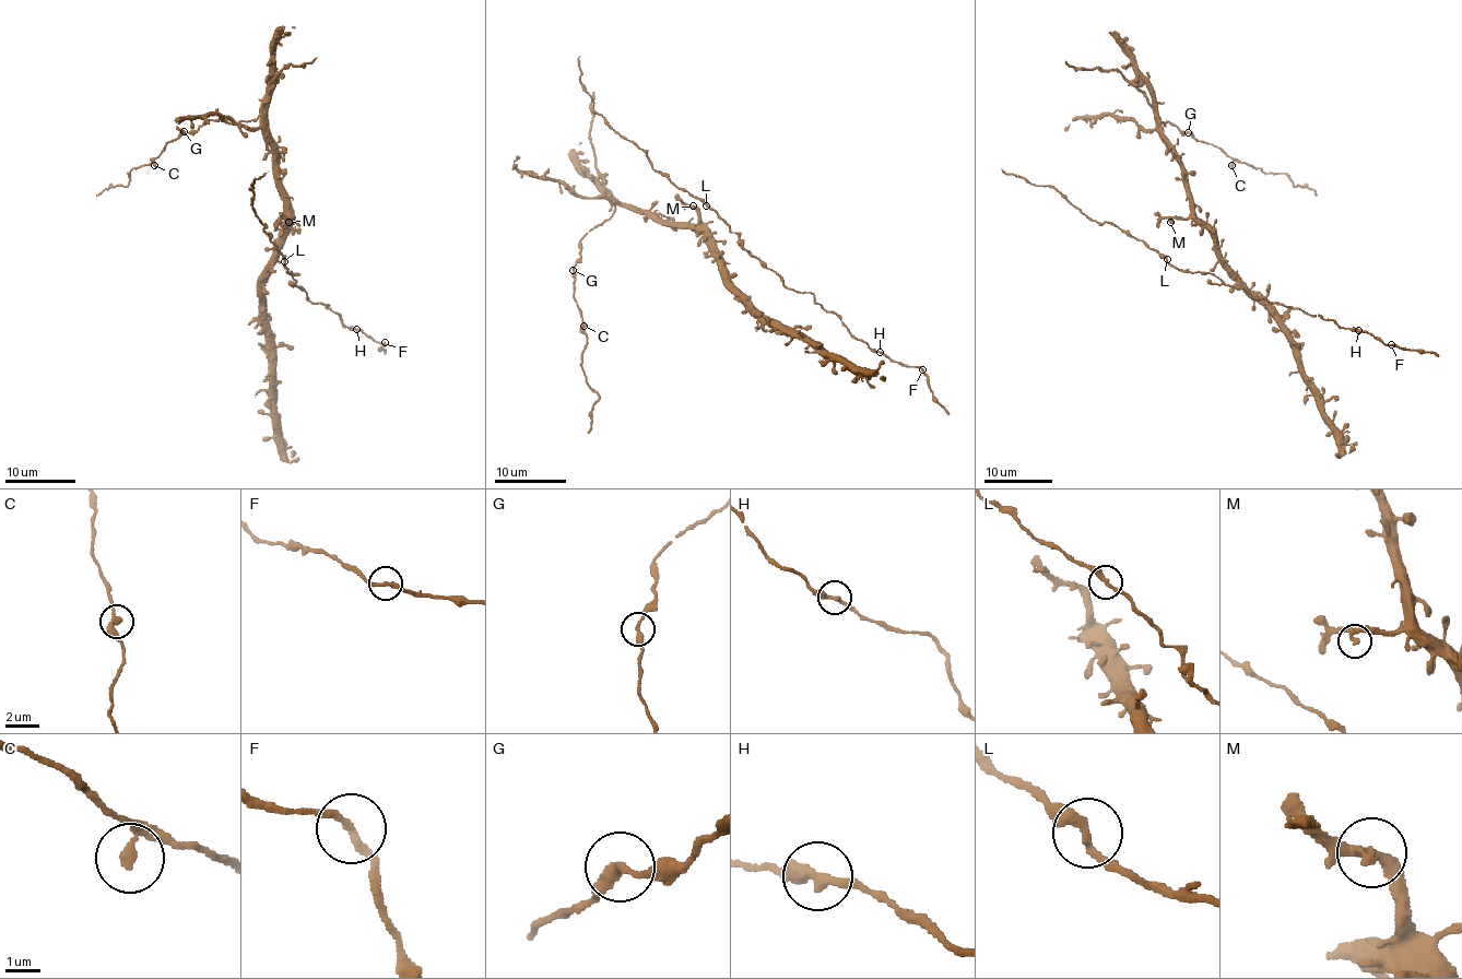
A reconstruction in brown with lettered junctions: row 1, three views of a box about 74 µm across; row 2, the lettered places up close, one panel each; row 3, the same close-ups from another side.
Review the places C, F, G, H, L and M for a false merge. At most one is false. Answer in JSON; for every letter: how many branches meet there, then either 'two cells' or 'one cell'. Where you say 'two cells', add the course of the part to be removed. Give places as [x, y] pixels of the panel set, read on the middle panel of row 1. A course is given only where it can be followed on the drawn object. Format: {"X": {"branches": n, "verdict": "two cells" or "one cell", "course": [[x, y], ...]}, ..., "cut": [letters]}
{"C": {"branches": 2, "verdict": "one cell"}, "F": {"branches": 2, "verdict": "one cell"}, "G": {"branches": 2, "verdict": "one cell"}, "H": {"branches": 2, "verdict": "one cell"}, "L": {"branches": 2, "verdict": "one cell"}, "M": {"branches": 2, "verdict": "one cell"}, "cut": []}

